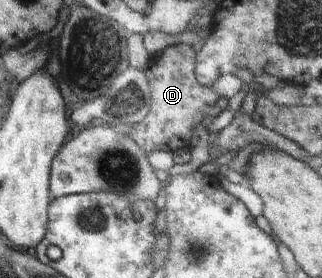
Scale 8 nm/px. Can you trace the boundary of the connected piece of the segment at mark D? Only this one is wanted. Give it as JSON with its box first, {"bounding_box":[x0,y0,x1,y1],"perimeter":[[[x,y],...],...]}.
{"bounding_box":[140,44,218,155],"perimeter":[[[187,44],[170,45],[149,57],[144,73],[151,88],[152,109],[148,113],[150,123],[146,123],[150,129],[148,137],[140,141],[146,155],[156,150],[174,153],[187,148],[190,151],[194,127],[206,117],[208,107],[216,105],[218,94],[211,86],[200,86],[196,81],[196,58],[196,51]]]}

